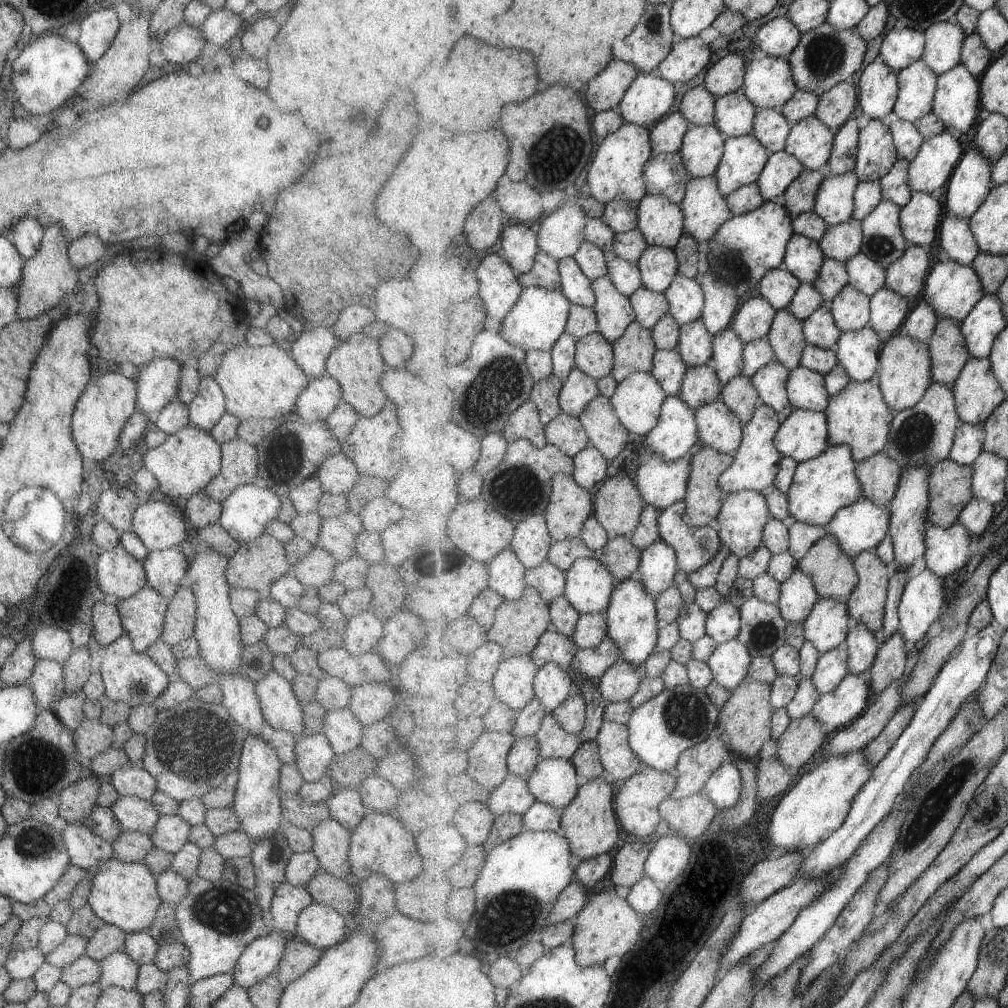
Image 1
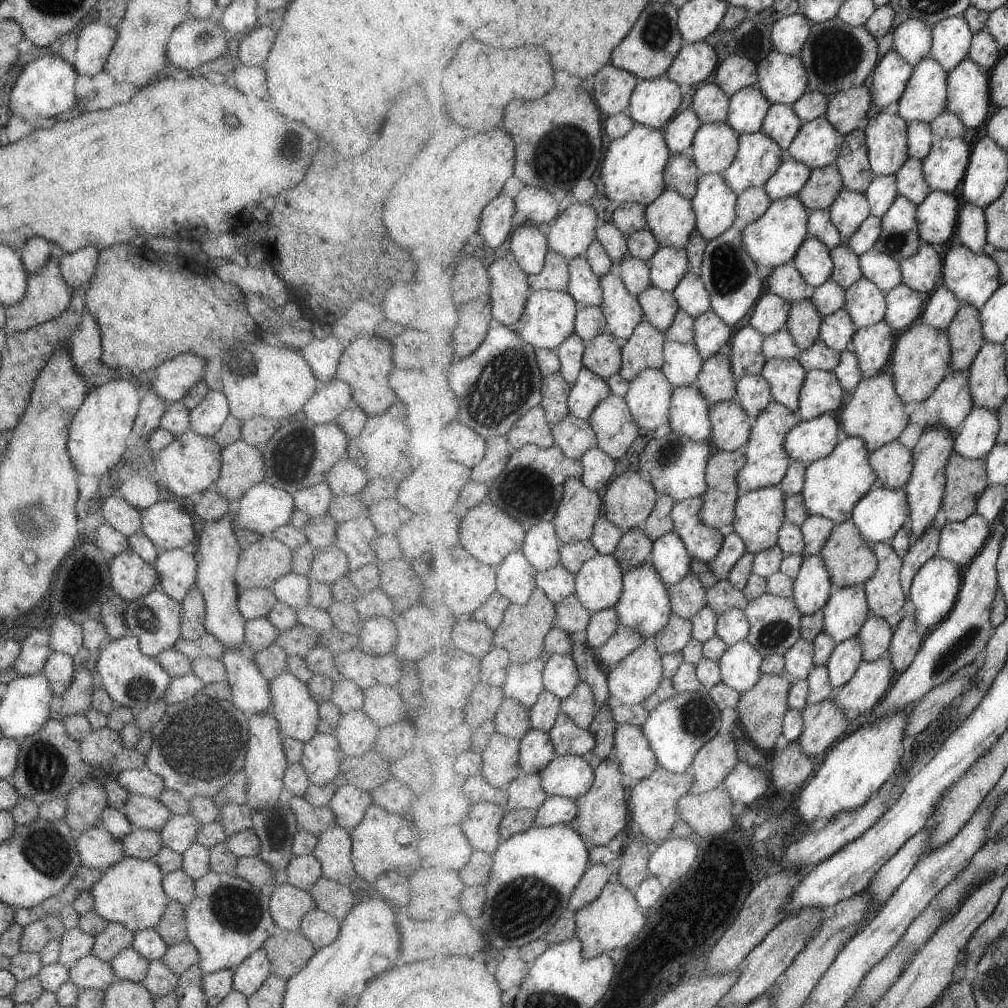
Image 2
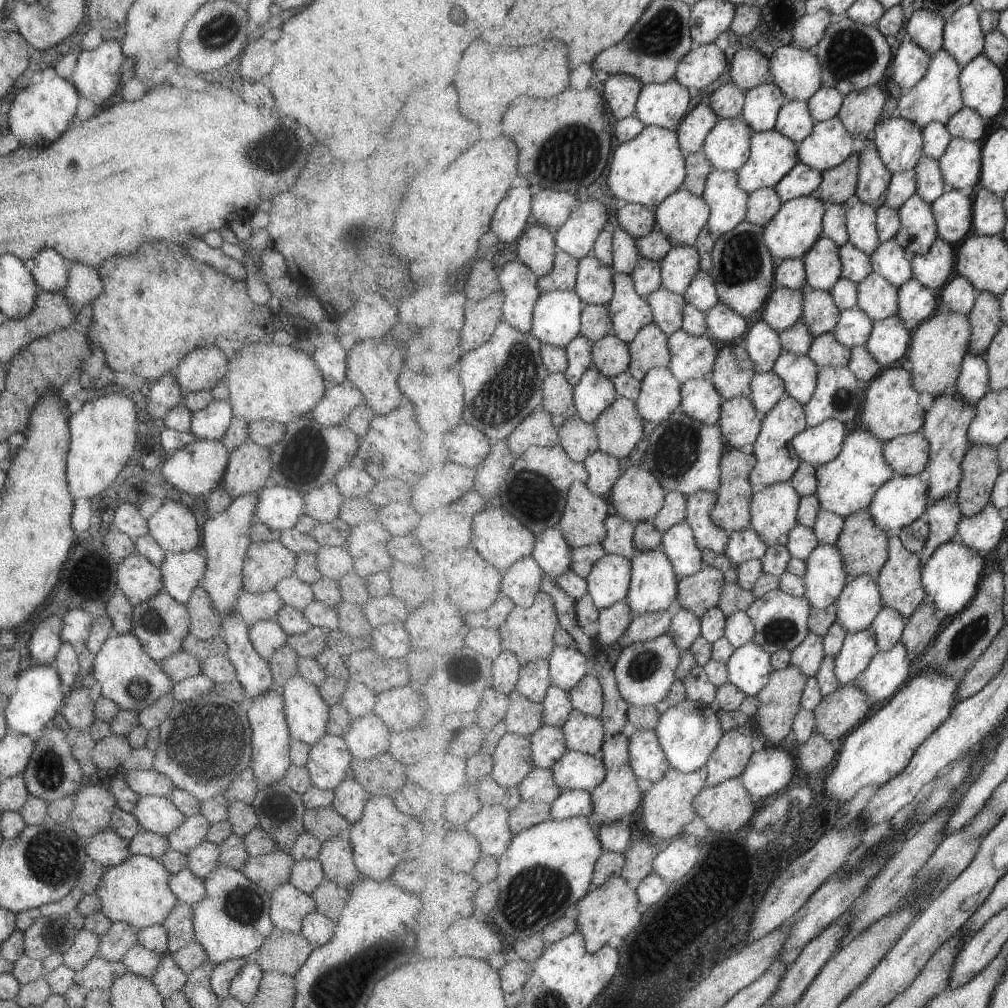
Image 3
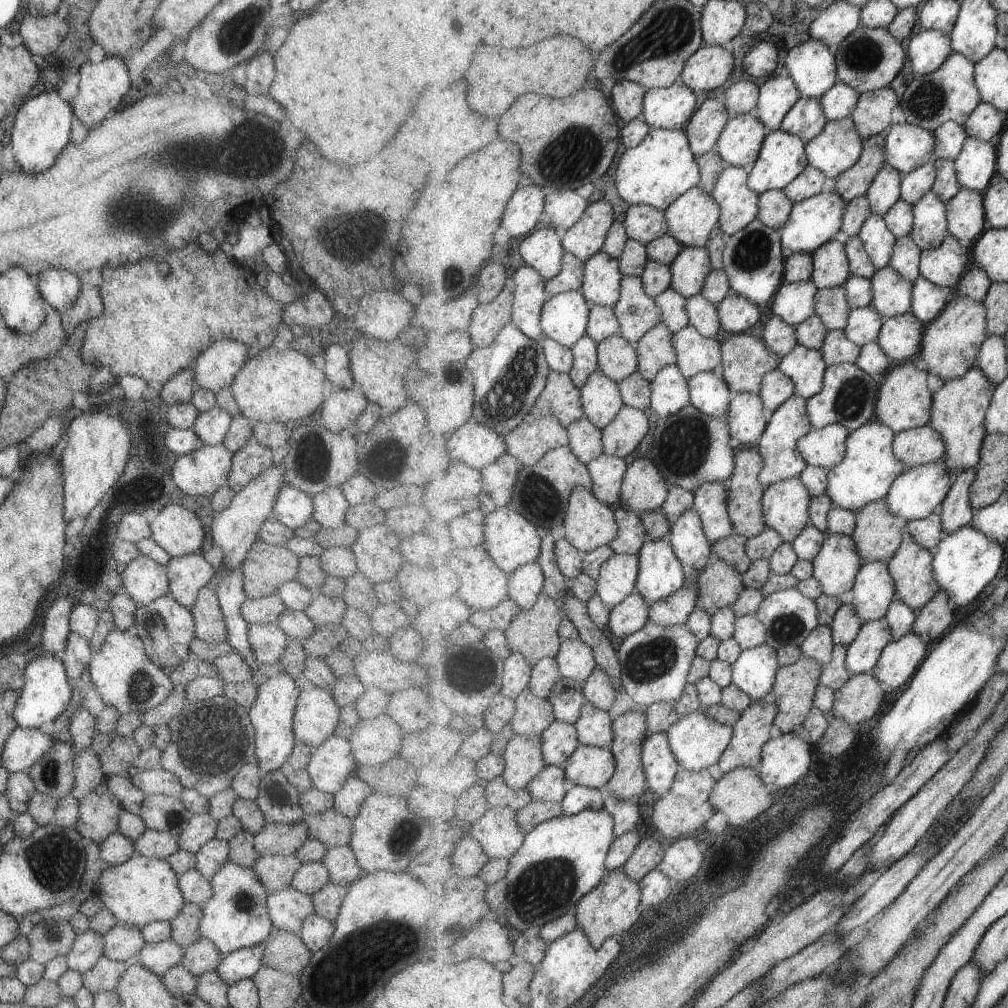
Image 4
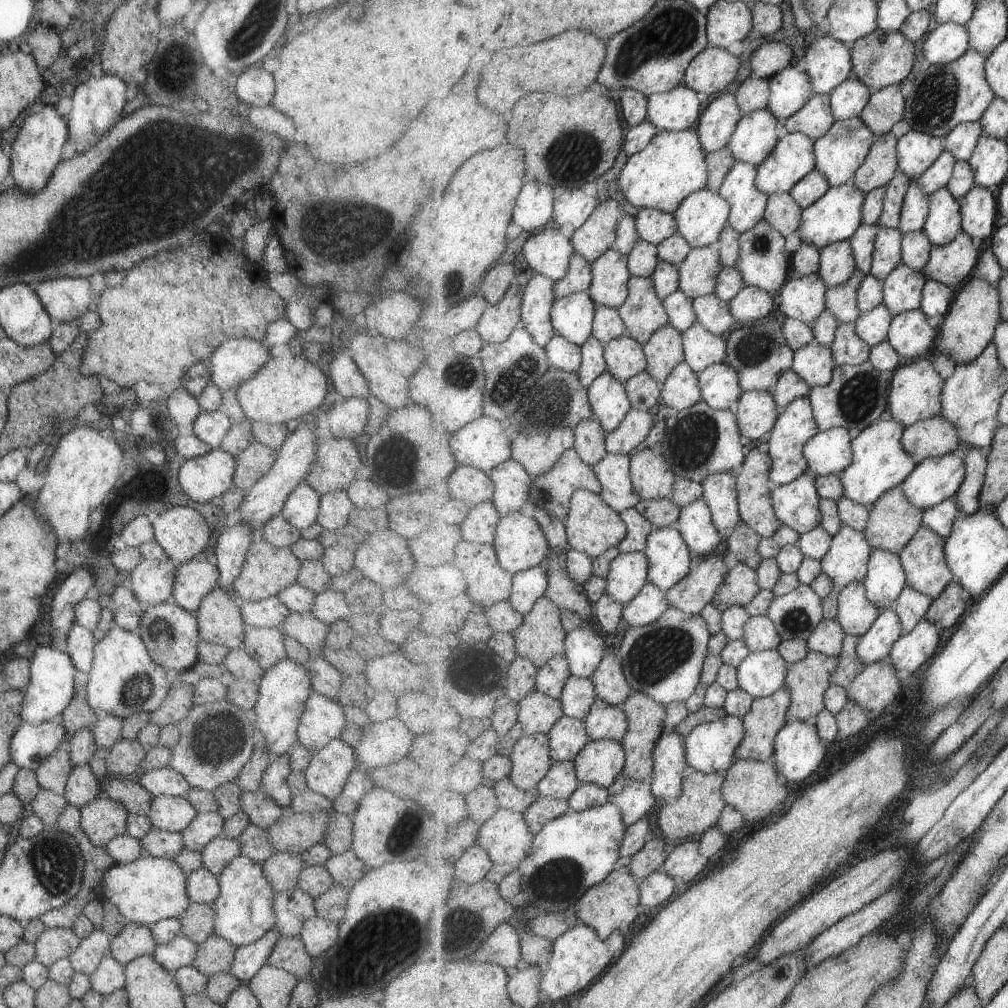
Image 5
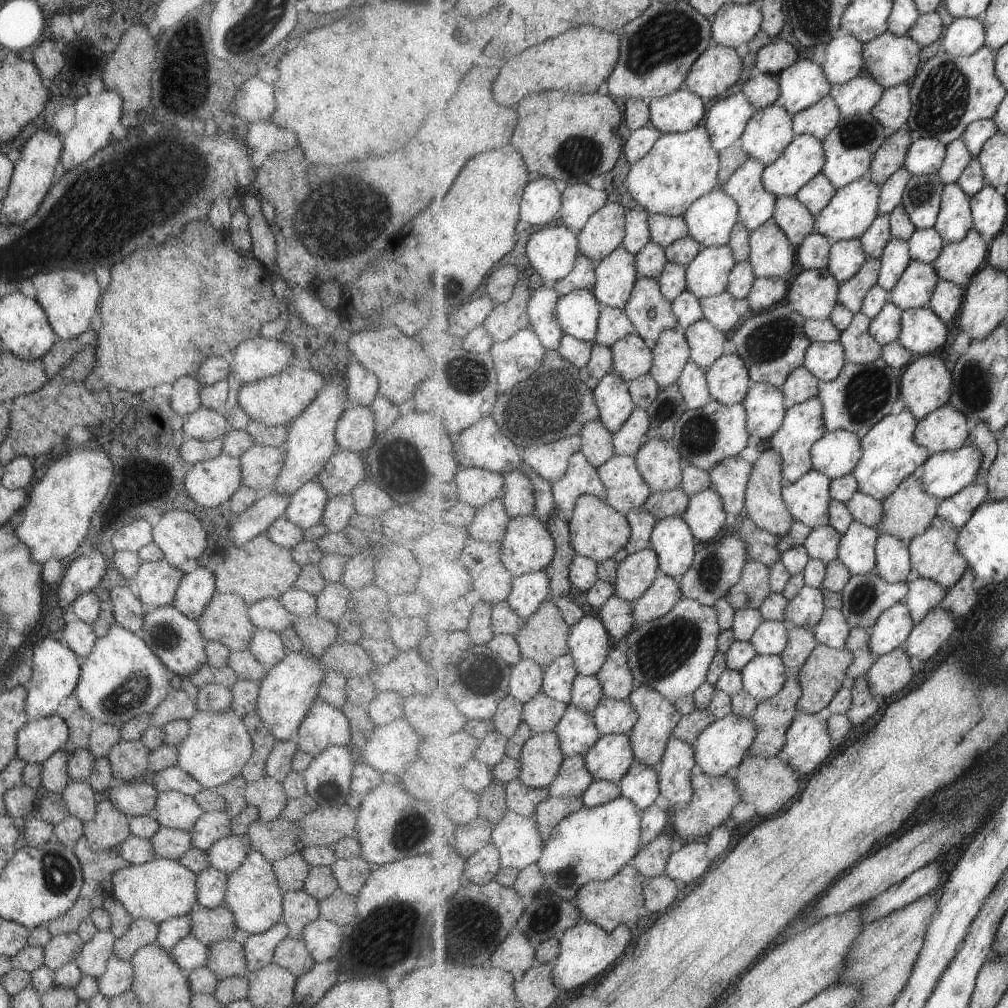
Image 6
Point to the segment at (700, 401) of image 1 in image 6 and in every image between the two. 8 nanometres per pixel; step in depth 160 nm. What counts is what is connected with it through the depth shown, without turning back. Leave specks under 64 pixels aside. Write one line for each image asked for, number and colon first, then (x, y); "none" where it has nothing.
2: (718, 382)
3: (734, 374)
4: (747, 359)
5: (761, 353)
6: (773, 344)

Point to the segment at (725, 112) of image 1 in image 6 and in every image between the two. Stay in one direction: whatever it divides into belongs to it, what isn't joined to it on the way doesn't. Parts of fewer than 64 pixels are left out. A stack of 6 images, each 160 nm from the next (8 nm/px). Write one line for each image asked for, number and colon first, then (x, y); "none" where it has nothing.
2: (749, 107)
3: (763, 104)
4: (778, 95)
5: (792, 88)
6: (806, 83)

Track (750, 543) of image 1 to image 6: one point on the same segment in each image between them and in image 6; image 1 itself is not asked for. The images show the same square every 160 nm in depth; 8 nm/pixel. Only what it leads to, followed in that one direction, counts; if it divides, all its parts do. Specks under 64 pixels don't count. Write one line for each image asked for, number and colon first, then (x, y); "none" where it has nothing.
2: (760, 514)
3: (774, 510)
4: (786, 504)
5: (797, 504)
6: (808, 499)

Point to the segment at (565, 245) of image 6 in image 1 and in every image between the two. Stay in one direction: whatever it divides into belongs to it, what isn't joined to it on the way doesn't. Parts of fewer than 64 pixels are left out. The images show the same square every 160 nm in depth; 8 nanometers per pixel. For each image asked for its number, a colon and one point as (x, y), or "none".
1: (520, 246)
2: (529, 243)
3: (537, 248)
4: (542, 249)
5: (549, 253)

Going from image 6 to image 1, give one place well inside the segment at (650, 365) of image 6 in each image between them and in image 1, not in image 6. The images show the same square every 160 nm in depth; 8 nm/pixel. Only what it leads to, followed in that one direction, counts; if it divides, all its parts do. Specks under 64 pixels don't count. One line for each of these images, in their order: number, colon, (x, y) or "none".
1: (595, 356)
2: (603, 354)
3: (612, 356)
4: (618, 357)
5: (626, 357)

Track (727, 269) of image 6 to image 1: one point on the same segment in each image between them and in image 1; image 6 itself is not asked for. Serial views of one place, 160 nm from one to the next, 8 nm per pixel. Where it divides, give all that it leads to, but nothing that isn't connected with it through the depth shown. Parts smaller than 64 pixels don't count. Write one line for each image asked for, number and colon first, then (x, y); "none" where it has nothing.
1: (659, 265)
2: (669, 265)
3: (680, 267)
4: (690, 269)
5: (699, 272)

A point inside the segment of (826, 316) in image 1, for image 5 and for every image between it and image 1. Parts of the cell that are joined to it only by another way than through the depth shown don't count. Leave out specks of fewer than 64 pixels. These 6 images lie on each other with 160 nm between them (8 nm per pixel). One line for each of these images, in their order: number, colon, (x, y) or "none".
2: (838, 330)
3: (855, 326)
4: (865, 325)
5: (873, 327)

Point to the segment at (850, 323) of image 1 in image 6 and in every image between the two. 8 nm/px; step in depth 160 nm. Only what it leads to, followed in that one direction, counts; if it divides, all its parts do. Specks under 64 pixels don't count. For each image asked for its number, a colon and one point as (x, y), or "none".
2: (867, 303)
3: (878, 297)
4: (893, 294)
5: (903, 291)
6: (915, 289)

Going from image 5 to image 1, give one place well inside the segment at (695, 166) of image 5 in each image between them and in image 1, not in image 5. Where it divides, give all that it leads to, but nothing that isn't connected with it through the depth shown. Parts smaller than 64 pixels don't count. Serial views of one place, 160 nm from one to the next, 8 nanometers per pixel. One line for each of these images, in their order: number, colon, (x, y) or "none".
1: (617, 170)
2: (633, 170)
3: (650, 165)
4: (659, 165)

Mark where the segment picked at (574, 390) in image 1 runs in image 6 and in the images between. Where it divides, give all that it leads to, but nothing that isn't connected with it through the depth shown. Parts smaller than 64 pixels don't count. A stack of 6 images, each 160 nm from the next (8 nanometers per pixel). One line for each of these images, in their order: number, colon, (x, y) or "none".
2: (590, 389)
3: (596, 392)
4: (602, 399)
5: (611, 402)
6: (616, 403)

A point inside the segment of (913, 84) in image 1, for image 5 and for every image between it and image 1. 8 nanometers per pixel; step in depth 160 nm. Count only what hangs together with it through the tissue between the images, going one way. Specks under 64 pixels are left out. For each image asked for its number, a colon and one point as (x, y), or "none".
2: (926, 98)
3: (938, 97)
4: (951, 93)
5: (959, 92)

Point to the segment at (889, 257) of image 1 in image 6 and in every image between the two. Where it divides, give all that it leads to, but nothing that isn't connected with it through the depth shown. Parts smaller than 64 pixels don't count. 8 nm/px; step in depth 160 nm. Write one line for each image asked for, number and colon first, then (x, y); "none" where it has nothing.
2: (901, 238)
3: (920, 229)
4: (930, 229)
5: (944, 224)
6: (956, 220)

